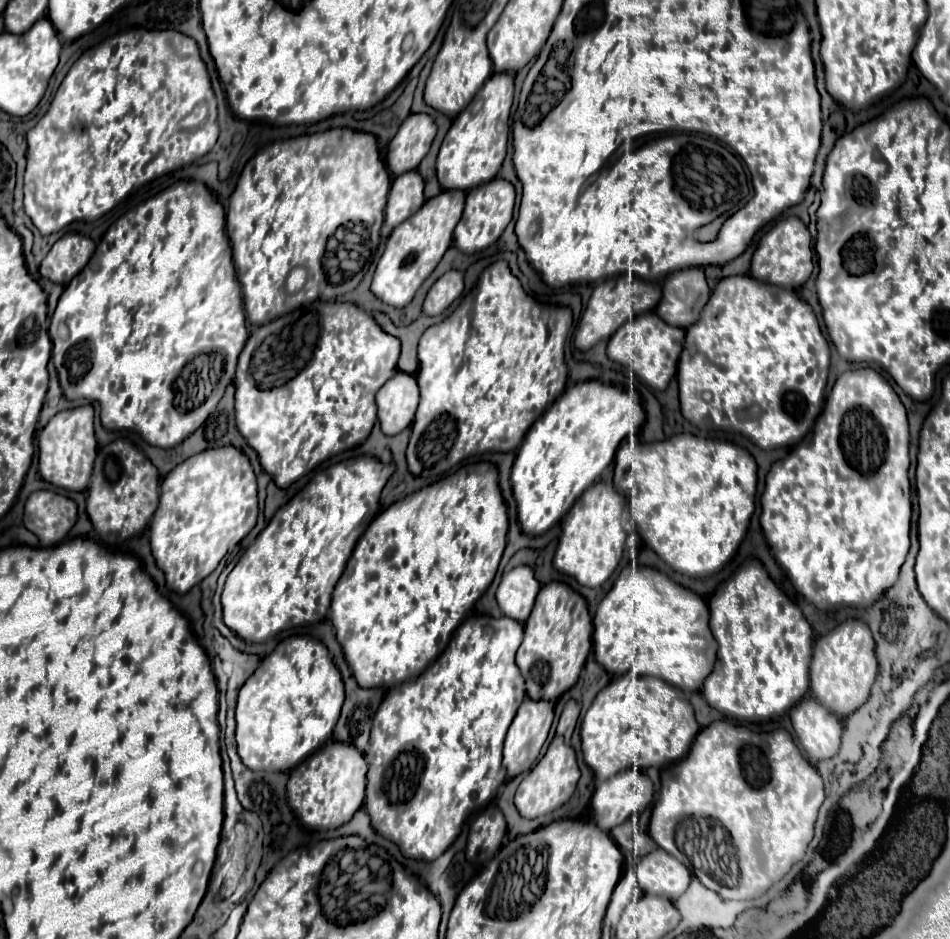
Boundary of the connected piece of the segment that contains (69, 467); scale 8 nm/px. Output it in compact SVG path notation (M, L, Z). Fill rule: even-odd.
M90 405L62 411L50 419L38 437L40 475L44 481L66 491L86 491L92 475L92 465L98 453L94 437L94 411Z

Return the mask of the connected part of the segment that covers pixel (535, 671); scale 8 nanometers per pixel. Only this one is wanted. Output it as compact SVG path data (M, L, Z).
M552 581L540 589L536 607L524 625L524 641L516 655L516 665L526 679L526 693L530 699L554 703L576 685L592 649L592 631L586 601L576 591L558 581Z

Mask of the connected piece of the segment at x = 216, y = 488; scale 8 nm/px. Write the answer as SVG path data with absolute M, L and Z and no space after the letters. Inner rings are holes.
M234 447L206 449L176 465L162 481L160 505L150 523L152 555L164 571L166 585L180 595L188 593L252 531L256 517L256 475L242 451Z

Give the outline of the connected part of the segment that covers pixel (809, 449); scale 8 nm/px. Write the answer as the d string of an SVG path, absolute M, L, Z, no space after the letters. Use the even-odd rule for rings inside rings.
M860 369L860 371L848 371L838 377L826 407L822 415L818 417L812 433L808 433L792 451L786 459L776 461L766 477L766 489L762 495L762 515L760 515L760 525L764 531L764 537L776 557L776 561L782 565L786 571L788 579L792 581L794 589L810 601L814 607L822 611L836 611L840 607L862 607L868 609L872 607L896 581L900 567L906 561L906 553L910 549L910 481L908 481L908 469L910 469L910 433L908 433L908 423L906 423L906 409L900 403L898 395L892 391L890 383L876 373L874 369Z

